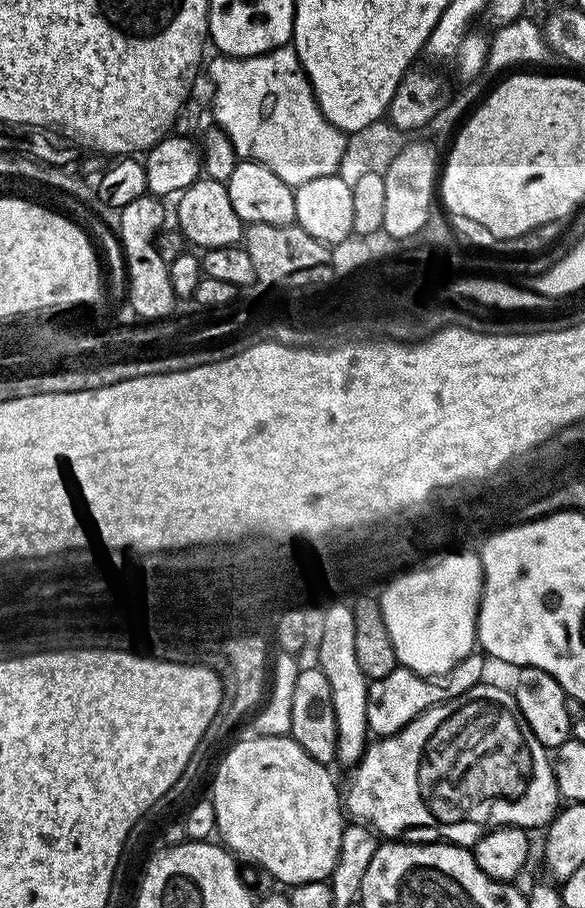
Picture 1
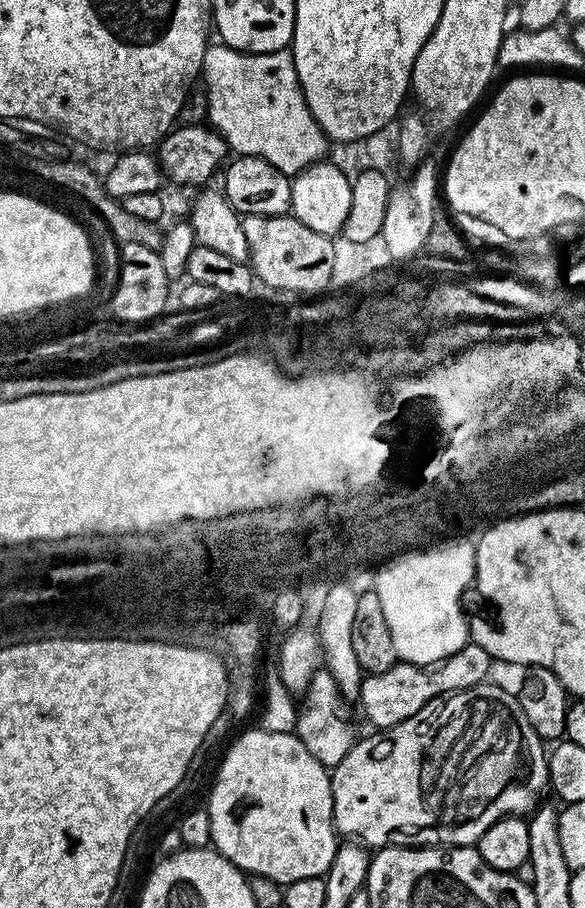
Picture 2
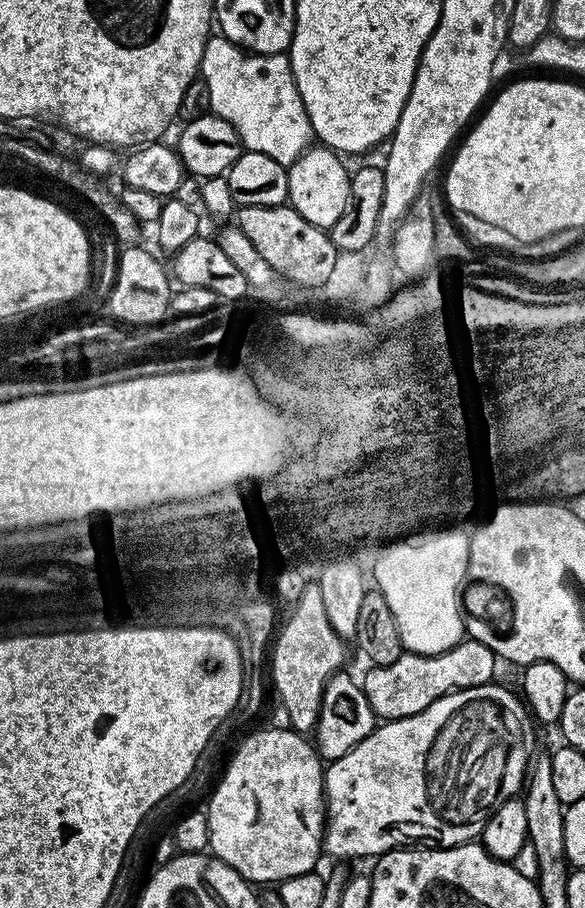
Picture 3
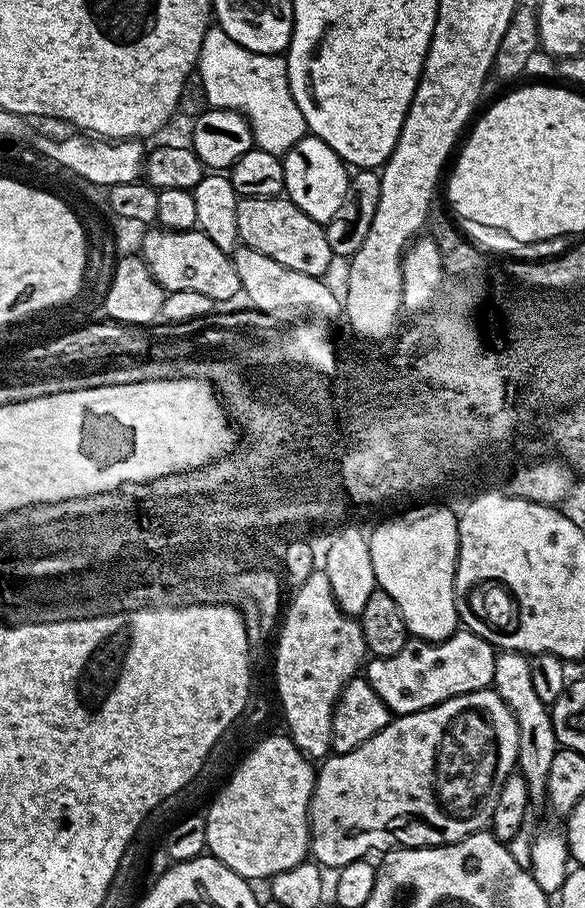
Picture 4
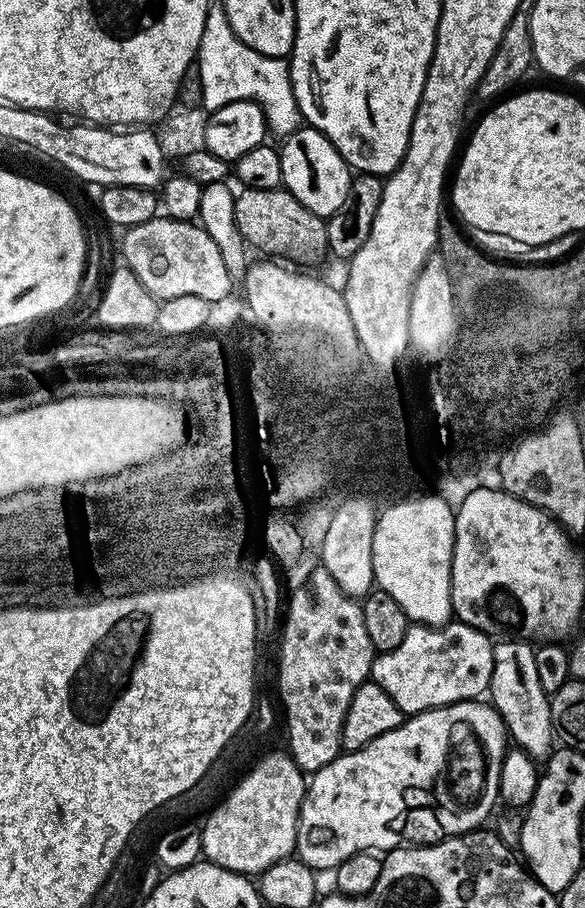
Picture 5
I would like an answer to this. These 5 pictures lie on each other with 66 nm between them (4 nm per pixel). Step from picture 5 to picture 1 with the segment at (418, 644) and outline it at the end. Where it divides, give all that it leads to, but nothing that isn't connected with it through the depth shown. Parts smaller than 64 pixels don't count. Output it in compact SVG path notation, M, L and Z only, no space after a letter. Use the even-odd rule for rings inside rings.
M479 655L467 656L458 666L451 668L447 676L443 678L420 676L417 672L398 666L394 670L390 670L390 674L386 674L386 678L371 681L366 694L366 722L369 733L376 738L393 736L435 704L443 704L446 700L458 698L475 684L481 683L485 679L485 657Z

